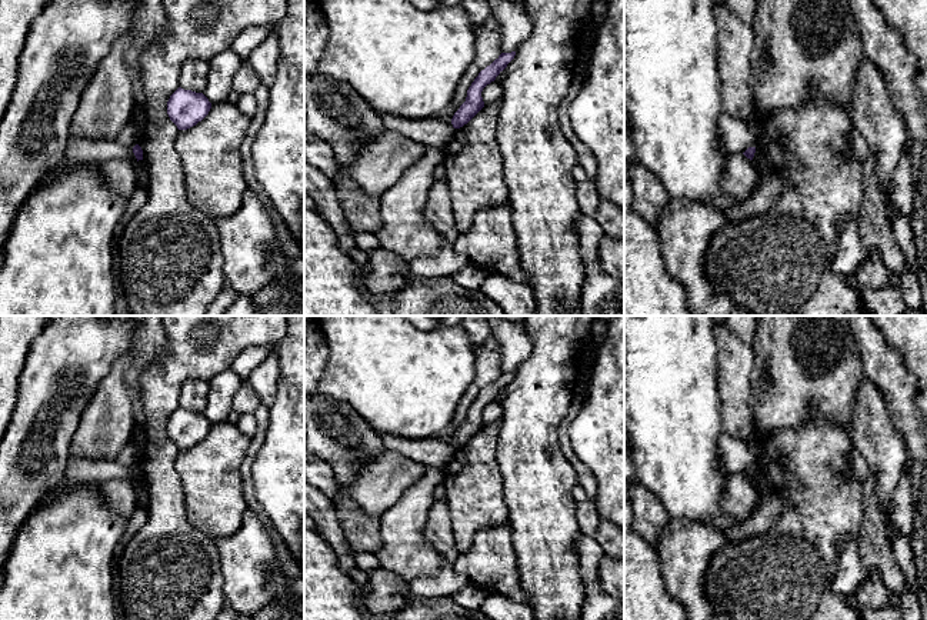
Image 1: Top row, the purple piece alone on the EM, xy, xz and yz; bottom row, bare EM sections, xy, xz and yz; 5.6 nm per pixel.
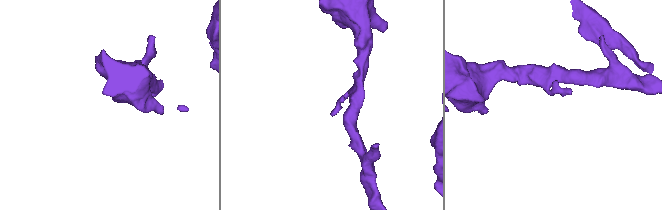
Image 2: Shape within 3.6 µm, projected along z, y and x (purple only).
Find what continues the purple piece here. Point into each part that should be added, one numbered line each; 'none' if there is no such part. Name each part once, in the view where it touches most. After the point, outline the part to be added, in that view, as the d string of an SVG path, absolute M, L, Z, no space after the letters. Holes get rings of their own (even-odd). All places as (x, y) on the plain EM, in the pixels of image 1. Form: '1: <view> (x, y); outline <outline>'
none

